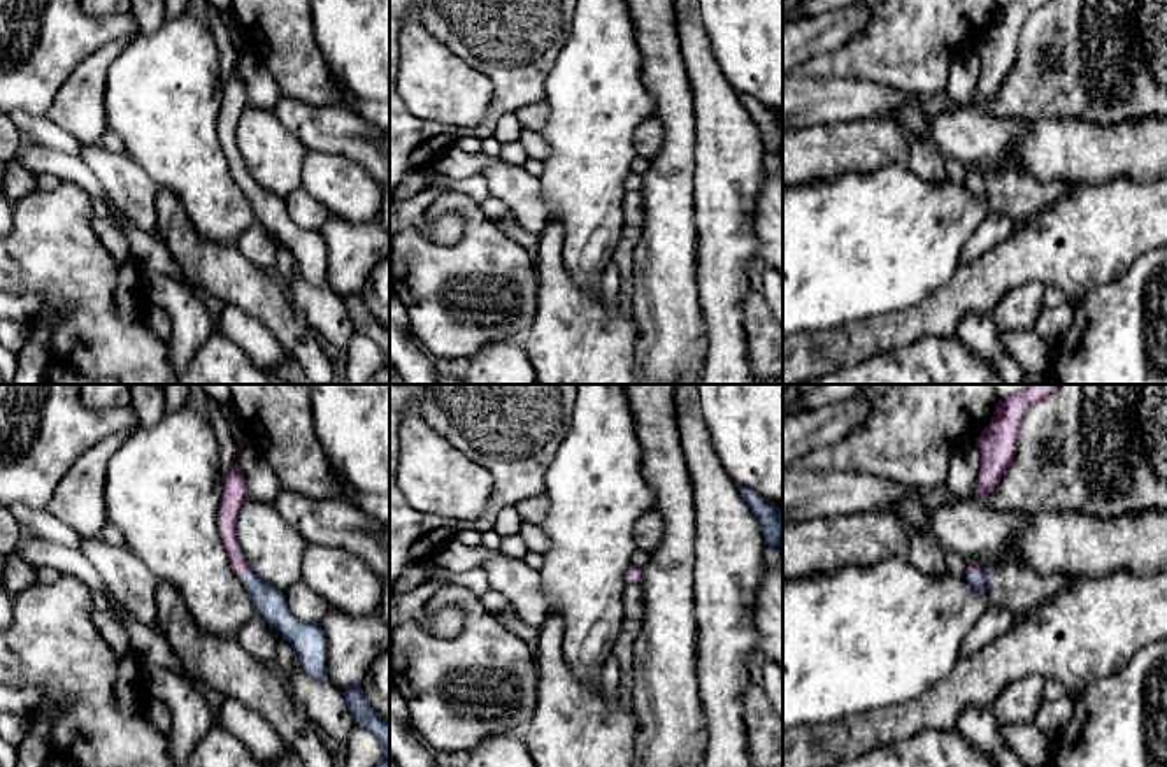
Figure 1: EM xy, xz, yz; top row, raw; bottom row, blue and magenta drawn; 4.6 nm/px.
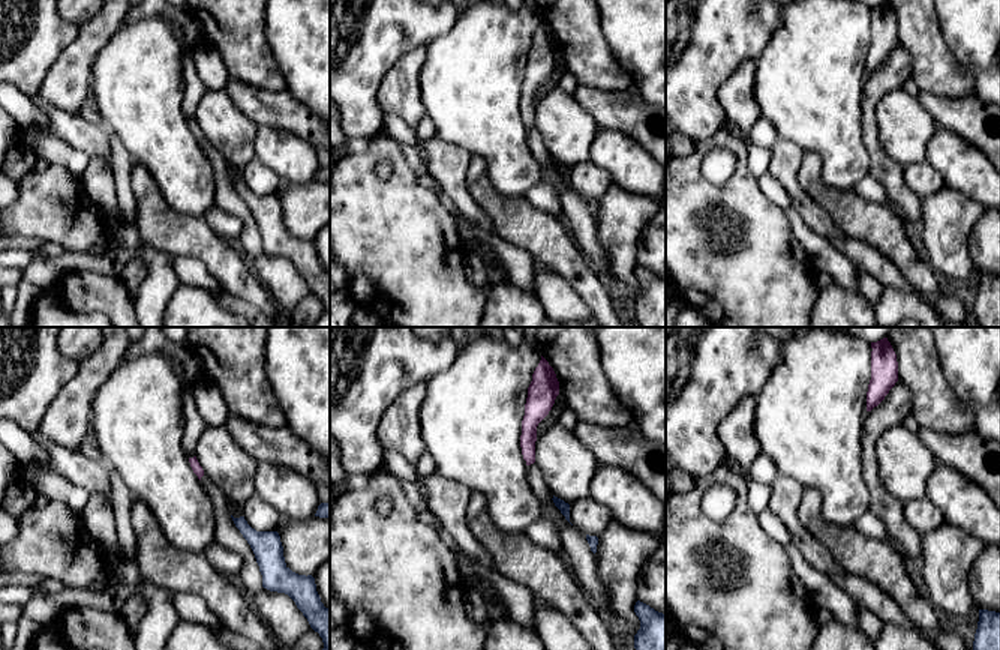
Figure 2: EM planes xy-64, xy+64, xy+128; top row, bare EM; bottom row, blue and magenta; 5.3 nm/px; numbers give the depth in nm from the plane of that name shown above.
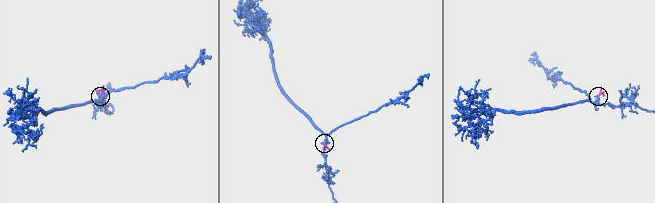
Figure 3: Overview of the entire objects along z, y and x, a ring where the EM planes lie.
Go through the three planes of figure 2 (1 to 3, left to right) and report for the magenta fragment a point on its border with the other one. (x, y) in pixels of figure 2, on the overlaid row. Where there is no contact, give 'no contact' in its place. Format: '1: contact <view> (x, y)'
1: no contact
2: no contact
3: no contact

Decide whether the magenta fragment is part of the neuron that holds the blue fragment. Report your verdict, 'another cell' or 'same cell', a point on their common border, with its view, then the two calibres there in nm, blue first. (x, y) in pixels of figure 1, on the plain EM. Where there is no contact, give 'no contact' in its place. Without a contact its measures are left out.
same cell | xy (246, 179) | 140/100 nm

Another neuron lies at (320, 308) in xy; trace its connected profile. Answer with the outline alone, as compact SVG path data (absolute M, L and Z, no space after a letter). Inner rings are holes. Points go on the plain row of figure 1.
M277 247L276 277L286 288L290 302L316 335L344 355L354 333L344 300L330 288L314 286L304 276L295 276L298 265L295 254L286 247Z

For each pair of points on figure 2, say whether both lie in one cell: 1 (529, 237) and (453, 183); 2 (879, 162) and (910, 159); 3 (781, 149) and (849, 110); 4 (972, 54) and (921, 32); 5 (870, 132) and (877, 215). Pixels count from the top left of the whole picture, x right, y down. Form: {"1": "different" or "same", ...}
{"1": "different", "2": "different", "3": "different", "4": "different", "5": "different"}

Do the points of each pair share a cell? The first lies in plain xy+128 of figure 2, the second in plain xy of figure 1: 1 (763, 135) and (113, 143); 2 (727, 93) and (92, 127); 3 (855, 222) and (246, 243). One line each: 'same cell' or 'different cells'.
1: same cell
2: same cell
3: different cells

